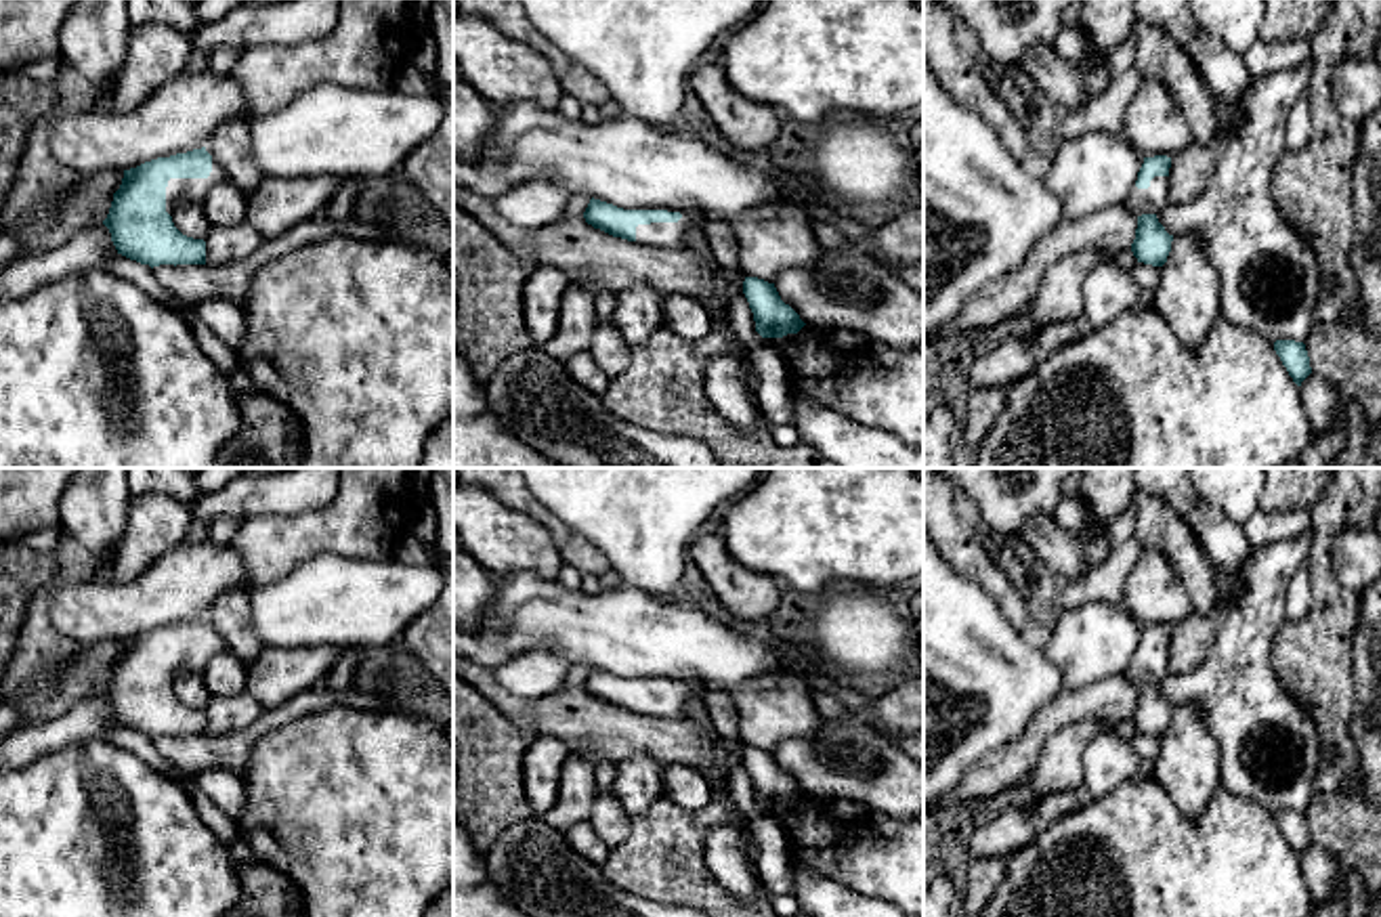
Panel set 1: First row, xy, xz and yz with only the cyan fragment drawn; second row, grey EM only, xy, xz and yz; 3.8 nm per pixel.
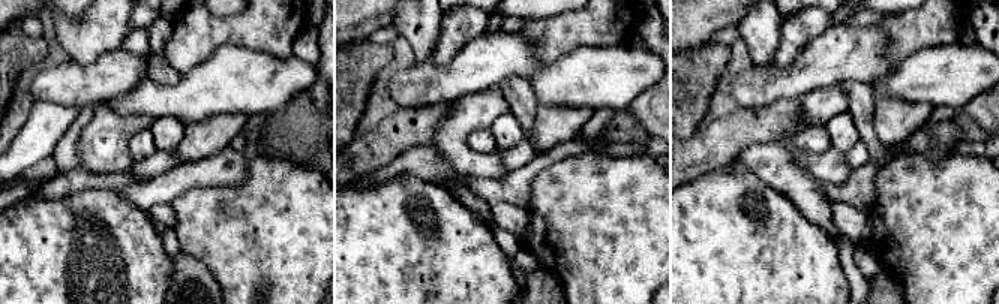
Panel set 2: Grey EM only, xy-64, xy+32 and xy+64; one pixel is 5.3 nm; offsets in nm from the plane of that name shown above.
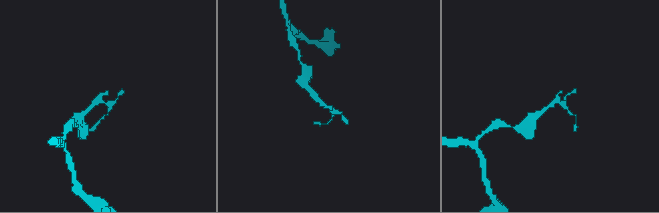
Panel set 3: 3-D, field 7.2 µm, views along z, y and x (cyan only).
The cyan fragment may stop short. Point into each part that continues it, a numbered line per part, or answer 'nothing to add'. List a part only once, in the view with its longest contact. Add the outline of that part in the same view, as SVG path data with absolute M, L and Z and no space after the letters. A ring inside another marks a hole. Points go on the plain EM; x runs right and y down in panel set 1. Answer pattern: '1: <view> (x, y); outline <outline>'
1: xy (179, 662); outline M212 630L208 648L170 648L166 657L166 682L172 686L185 674L201 674L208 659L227 648L225 638Z

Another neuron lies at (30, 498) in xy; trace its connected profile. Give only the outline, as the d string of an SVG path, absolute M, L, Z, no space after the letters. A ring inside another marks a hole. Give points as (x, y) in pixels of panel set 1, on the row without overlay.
M0 468L0 543L61 525L61 497L76 468Z

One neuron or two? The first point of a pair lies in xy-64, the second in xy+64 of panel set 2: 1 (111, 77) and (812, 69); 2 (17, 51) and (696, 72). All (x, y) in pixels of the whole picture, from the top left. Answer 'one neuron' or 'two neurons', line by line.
1: one neuron
2: one neuron

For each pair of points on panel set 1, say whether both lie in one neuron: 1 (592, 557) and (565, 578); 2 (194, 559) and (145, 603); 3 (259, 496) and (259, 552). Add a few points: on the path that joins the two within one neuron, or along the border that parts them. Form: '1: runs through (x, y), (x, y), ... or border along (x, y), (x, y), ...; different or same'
1: border along (563, 561), (584, 573); different
2: runs through (181, 571), (158, 594); same
3: border along (309, 513), (255, 513), (242, 519); different

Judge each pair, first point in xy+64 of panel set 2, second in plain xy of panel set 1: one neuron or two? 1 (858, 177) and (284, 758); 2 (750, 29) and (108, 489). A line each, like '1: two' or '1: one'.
1: two
2: one

